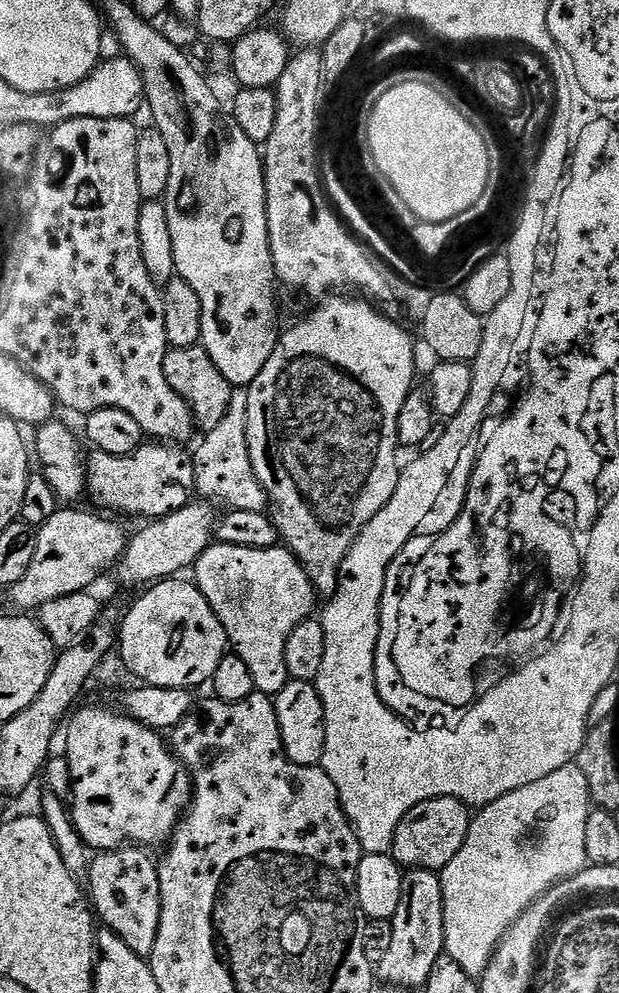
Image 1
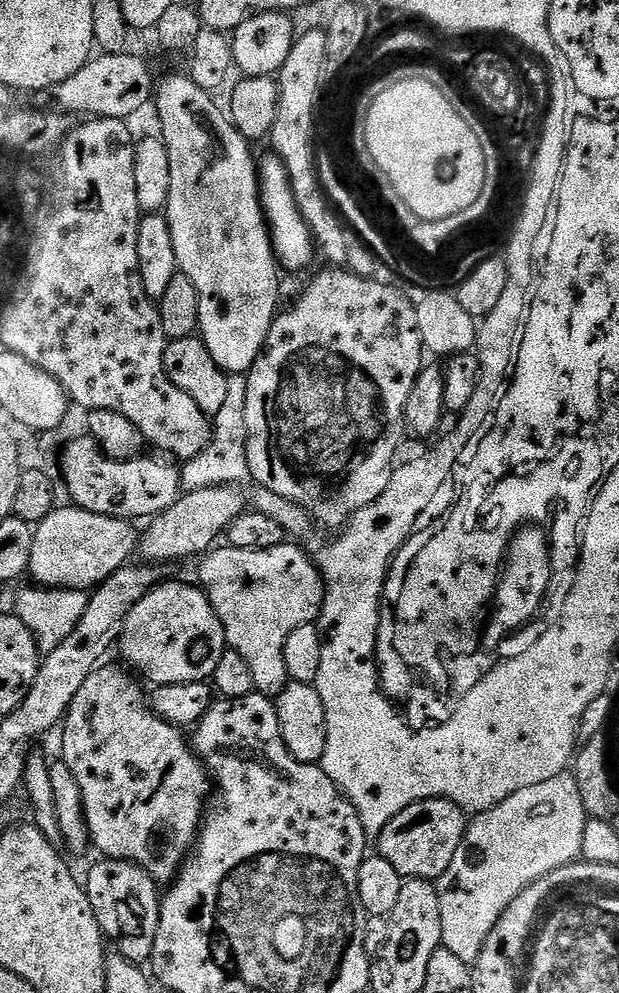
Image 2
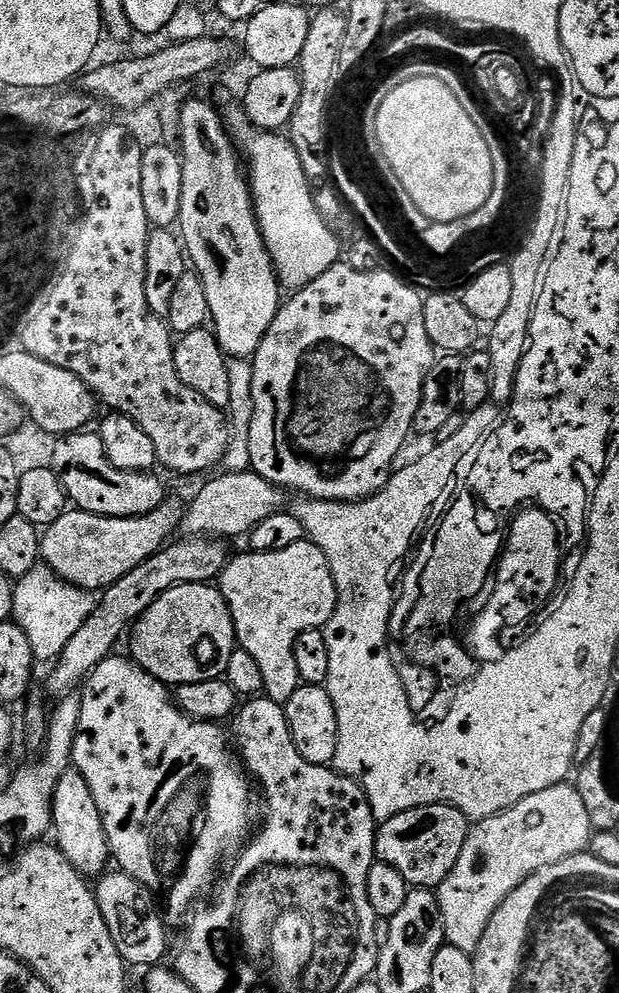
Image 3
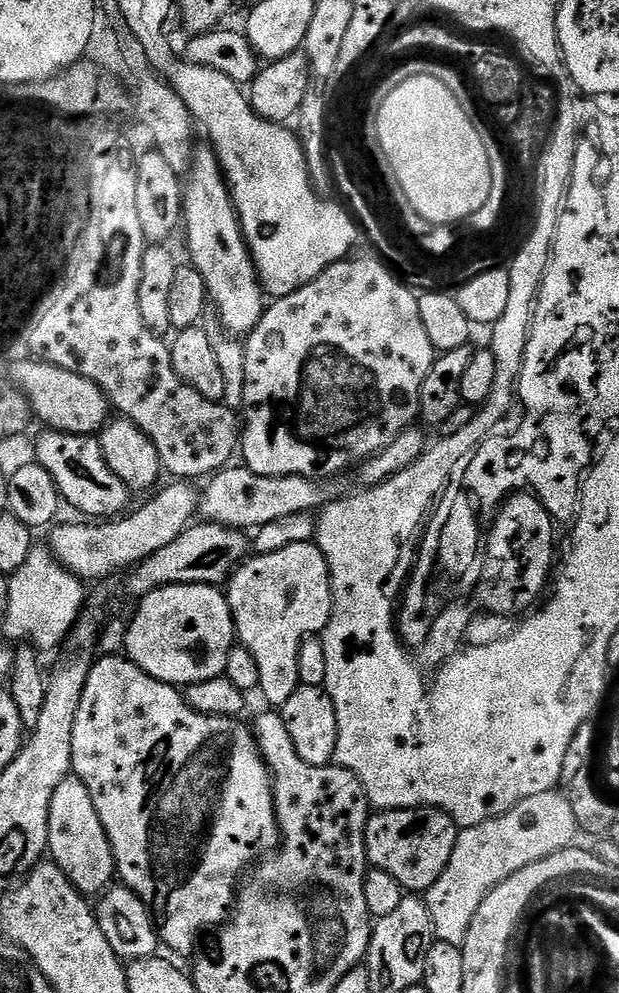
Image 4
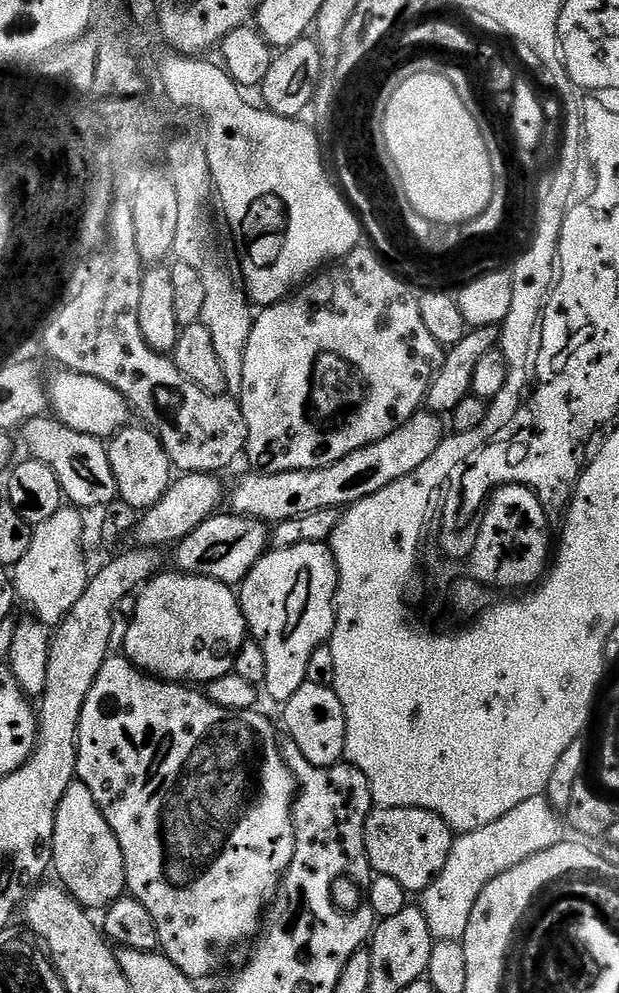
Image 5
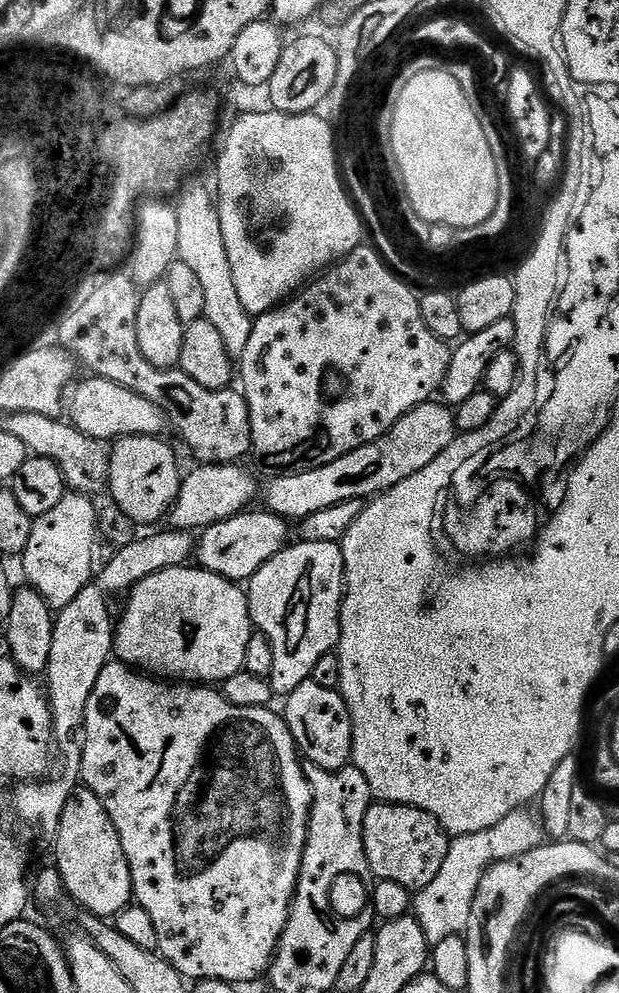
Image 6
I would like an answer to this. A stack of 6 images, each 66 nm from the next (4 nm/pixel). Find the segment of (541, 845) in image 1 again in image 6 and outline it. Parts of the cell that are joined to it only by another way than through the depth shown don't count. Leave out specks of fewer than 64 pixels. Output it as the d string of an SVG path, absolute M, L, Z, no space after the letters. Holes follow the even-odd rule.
M528 810L511 812L503 824L490 826L490 830L478 830L478 834L457 836L449 843L442 870L438 870L430 886L419 889L414 896L414 915L418 926L422 926L422 934L426 934L429 945L442 942L442 938L467 933L474 894L478 894L478 882L482 882L484 872L492 864L516 858L541 845L539 819L530 813Z

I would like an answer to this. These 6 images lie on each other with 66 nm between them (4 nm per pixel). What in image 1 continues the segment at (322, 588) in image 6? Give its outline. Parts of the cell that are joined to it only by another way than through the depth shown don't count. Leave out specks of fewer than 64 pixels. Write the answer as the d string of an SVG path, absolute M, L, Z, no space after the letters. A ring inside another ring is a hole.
M213 542L196 559L194 583L210 602L218 622L228 635L231 651L250 669L256 691L275 698L289 682L286 670L286 638L298 622L309 619L318 593L306 570L287 547L254 550Z

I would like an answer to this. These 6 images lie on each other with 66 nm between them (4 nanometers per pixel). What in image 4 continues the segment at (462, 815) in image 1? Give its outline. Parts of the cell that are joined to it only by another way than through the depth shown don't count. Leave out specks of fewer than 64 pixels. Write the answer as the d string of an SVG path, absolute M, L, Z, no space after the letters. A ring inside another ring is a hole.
M393 808L377 811L369 815L366 826L366 854L369 865L390 874L390 878L397 880L400 887L409 893L427 893L428 888L438 882L442 870L446 870L450 854L454 854L457 831L456 823L439 808Z

